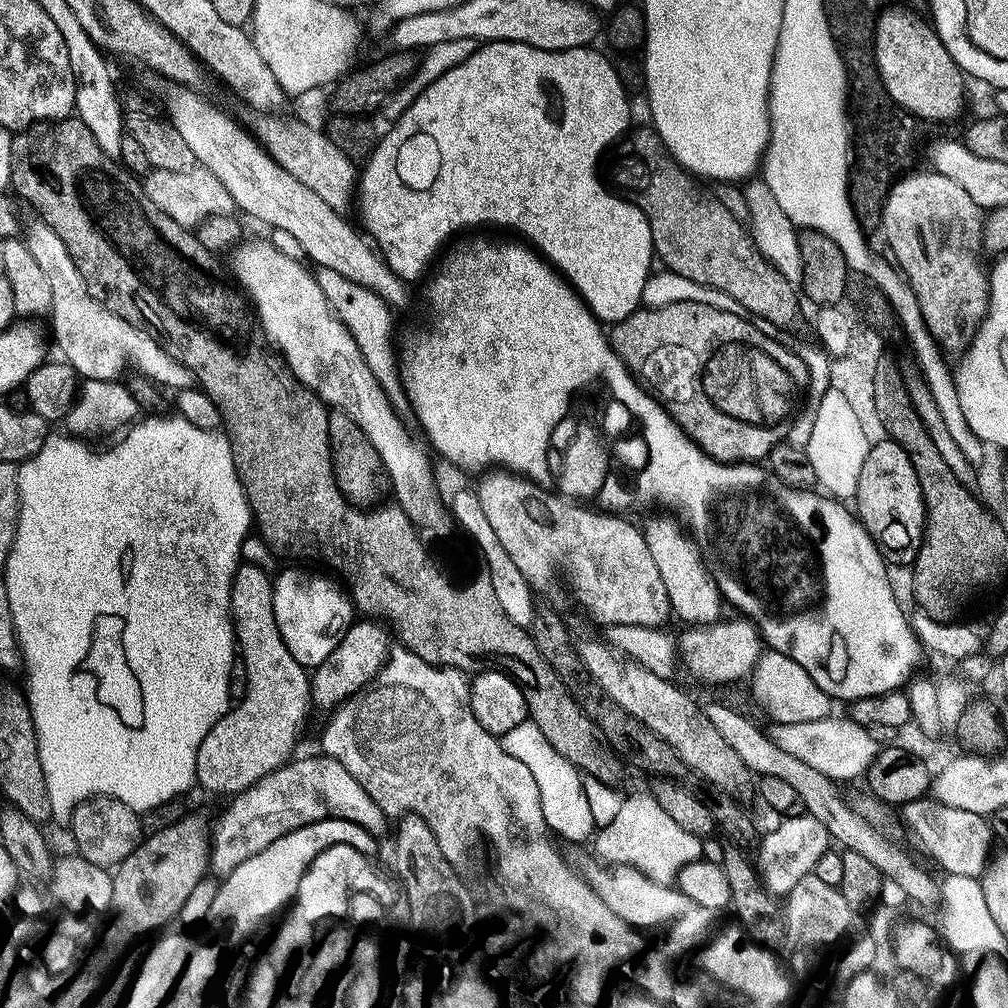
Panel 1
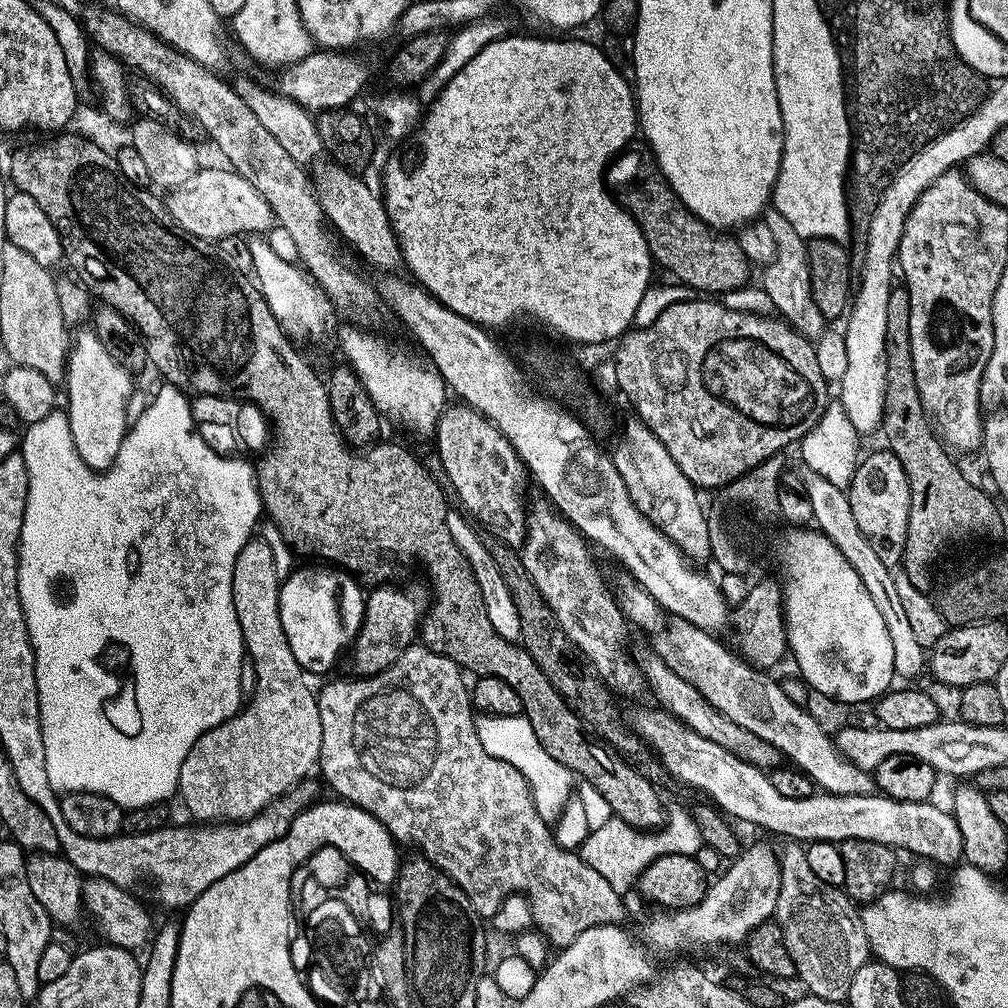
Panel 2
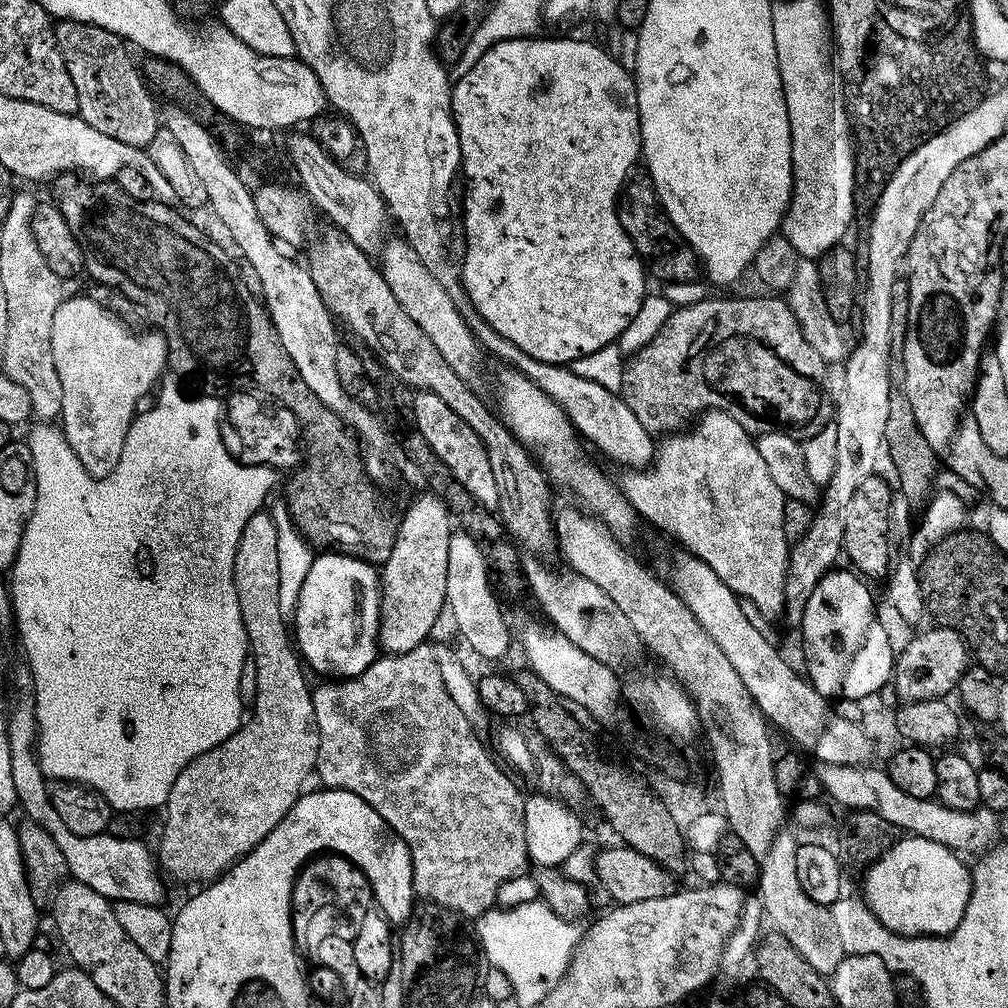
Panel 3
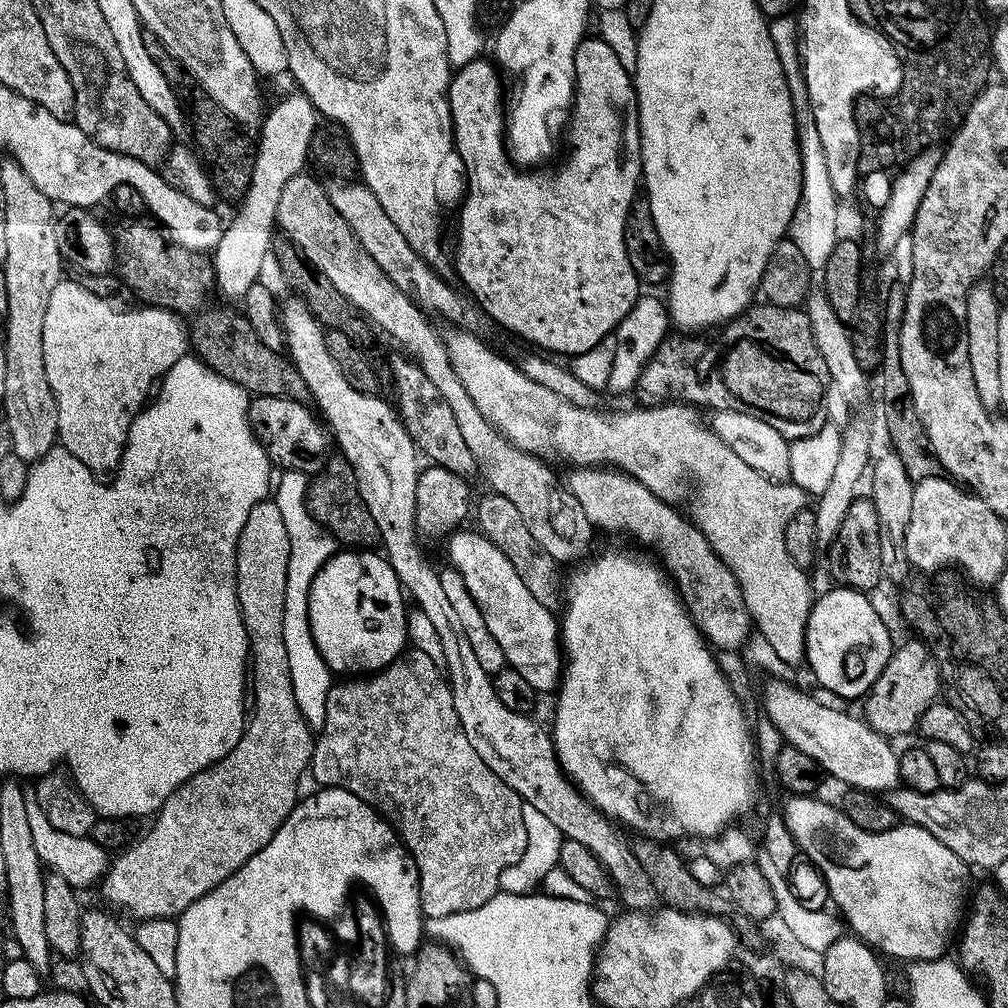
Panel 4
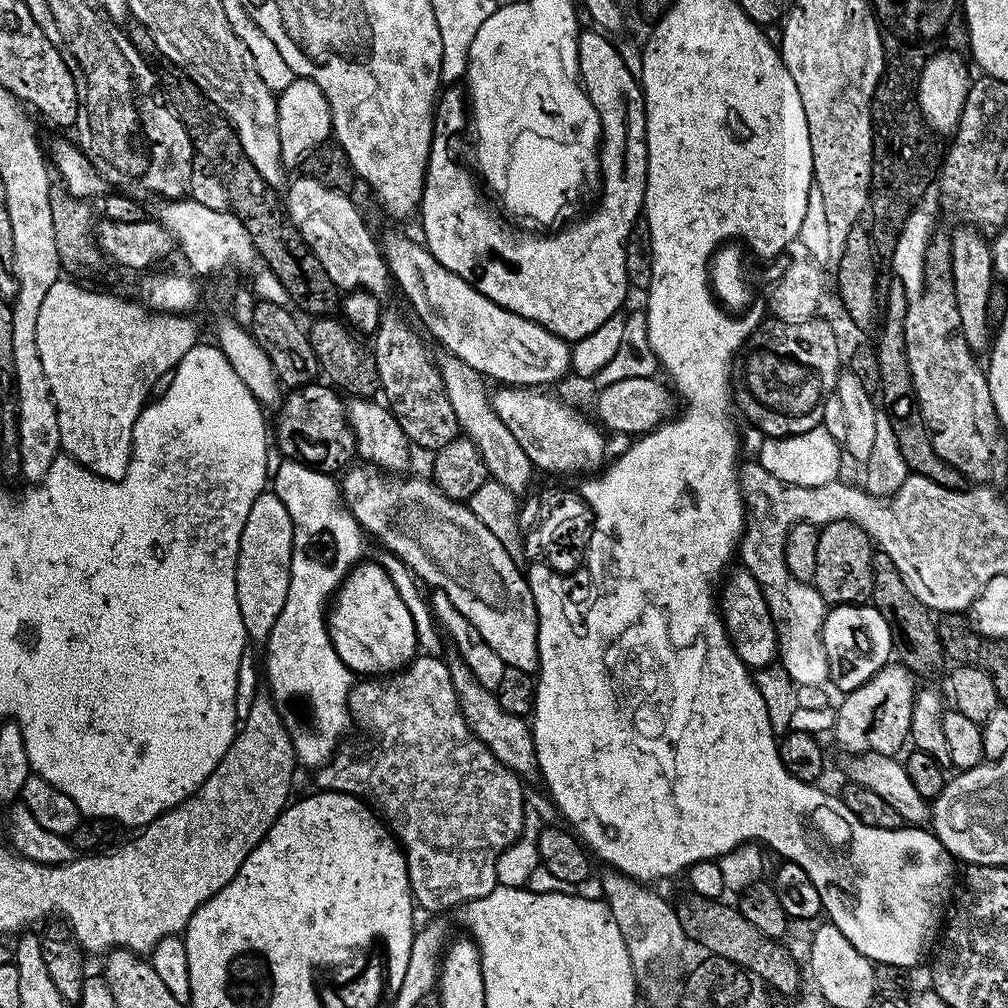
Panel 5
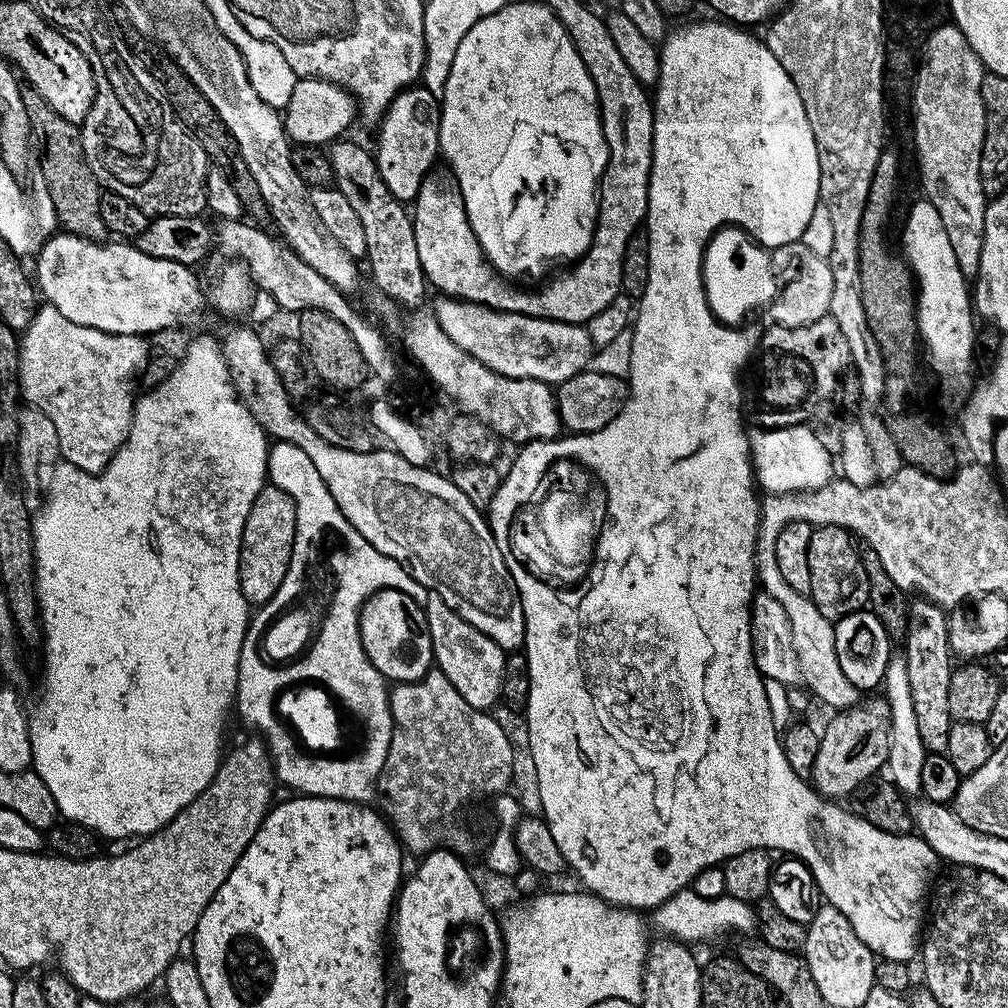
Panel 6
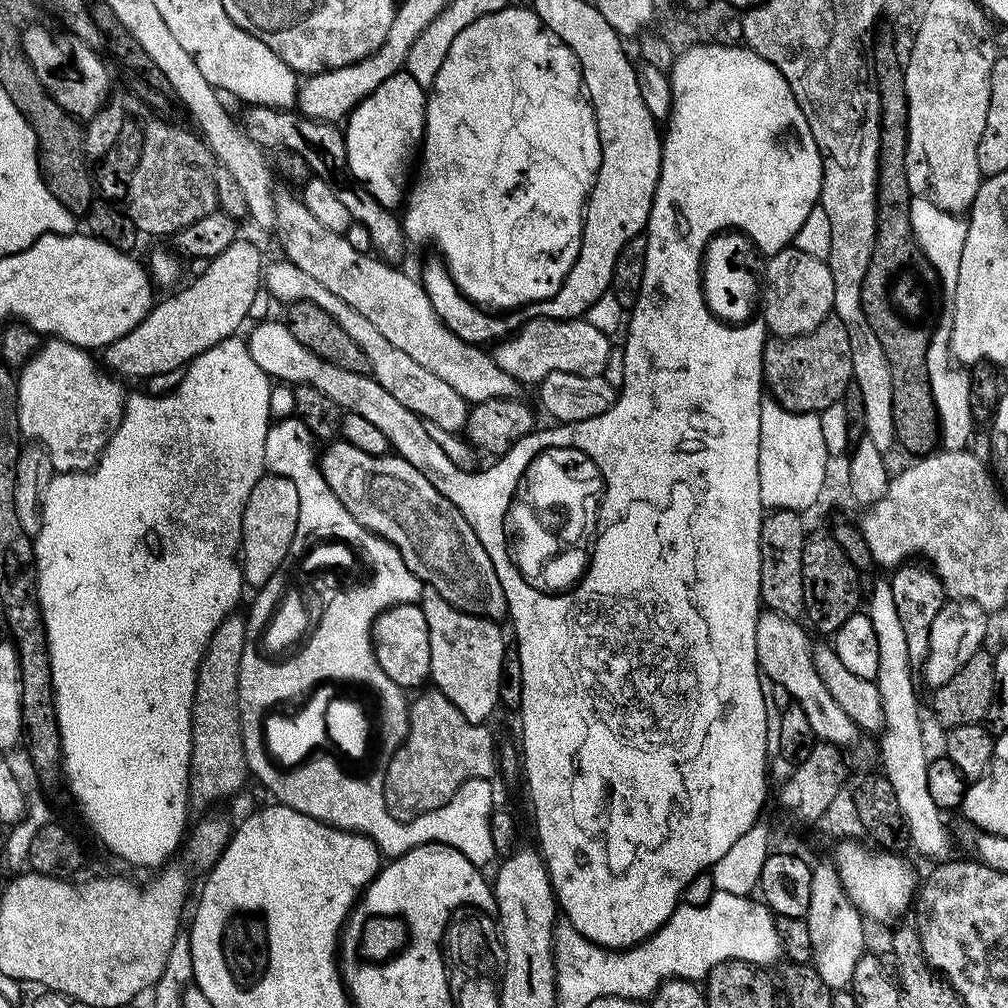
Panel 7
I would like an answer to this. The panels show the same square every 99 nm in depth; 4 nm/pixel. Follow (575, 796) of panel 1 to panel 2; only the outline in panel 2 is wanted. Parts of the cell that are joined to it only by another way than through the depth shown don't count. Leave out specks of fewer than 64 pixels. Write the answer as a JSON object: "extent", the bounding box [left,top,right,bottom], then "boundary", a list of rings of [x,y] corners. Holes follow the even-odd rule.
{"extent":[475,713,574,822],"boundary":[[[479,713],[475,720],[475,732],[491,757],[508,762],[526,778],[535,798],[535,808],[539,816],[546,822],[558,819],[569,797],[573,795],[574,774],[556,758],[550,757],[538,740],[529,720],[522,714],[500,716]]]}

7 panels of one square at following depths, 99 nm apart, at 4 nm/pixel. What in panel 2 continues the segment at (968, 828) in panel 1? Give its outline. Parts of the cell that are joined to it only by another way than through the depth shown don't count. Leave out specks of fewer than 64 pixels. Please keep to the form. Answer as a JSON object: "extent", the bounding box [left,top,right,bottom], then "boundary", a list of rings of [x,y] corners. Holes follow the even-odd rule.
{"extent":[626,706,963,865],"boundary":[[[638,706],[626,716],[627,723],[637,737],[643,739],[645,745],[655,754],[663,766],[665,773],[671,778],[696,788],[708,797],[725,815],[731,819],[738,818],[744,822],[770,830],[774,834],[788,836],[803,842],[824,840],[840,843],[846,839],[866,839],[895,850],[908,850],[920,855],[920,858],[931,860],[933,863],[955,865],[963,857],[963,840],[961,828],[957,824],[955,815],[933,801],[906,802],[891,799],[889,796],[871,792],[866,795],[834,795],[832,793],[814,792],[806,798],[787,798],[779,794],[773,787],[771,777],[760,768],[744,759],[738,758],[730,750],[702,737],[694,730],[690,730],[681,720],[659,706]]]}

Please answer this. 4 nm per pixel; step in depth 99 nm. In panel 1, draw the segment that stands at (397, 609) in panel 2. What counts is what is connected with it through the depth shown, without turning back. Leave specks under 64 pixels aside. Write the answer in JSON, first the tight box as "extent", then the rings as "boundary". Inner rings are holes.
{"extent":[311,618,390,710],"boundary":[[[360,618],[349,624],[338,646],[330,650],[330,658],[323,660],[311,673],[312,704],[315,707],[332,710],[343,704],[349,696],[358,694],[358,690],[365,688],[378,675],[388,658],[388,636],[390,640],[389,629],[372,618]]]}

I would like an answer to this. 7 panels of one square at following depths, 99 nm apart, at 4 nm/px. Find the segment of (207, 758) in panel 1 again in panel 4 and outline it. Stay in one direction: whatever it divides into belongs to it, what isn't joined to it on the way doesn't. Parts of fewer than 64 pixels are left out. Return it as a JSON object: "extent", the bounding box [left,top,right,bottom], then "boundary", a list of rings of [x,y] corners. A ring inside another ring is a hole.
{"extent":[108,498,314,919],"boundary":[[[265,498],[259,500],[254,506],[254,510],[250,510],[250,518],[246,518],[246,526],[242,526],[242,534],[238,538],[238,546],[236,547],[236,593],[238,594],[238,602],[240,603],[240,613],[242,614],[242,622],[244,629],[248,635],[248,651],[250,653],[250,696],[256,699],[256,713],[251,713],[250,719],[245,723],[244,733],[238,742],[238,746],[234,746],[234,750],[230,750],[230,754],[226,754],[226,758],[222,758],[218,762],[214,762],[206,770],[202,770],[198,774],[194,774],[194,778],[190,778],[186,783],[176,791],[173,796],[168,798],[160,807],[160,811],[155,815],[154,821],[157,820],[152,828],[148,829],[137,839],[136,843],[131,844],[124,851],[121,851],[113,859],[108,871],[108,883],[110,882],[110,890],[114,894],[118,894],[126,898],[128,905],[133,906],[138,910],[143,919],[148,918],[176,918],[179,917],[186,909],[190,907],[198,898],[204,896],[210,890],[218,887],[226,878],[230,877],[238,869],[241,868],[254,854],[258,854],[258,850],[262,850],[262,846],[266,846],[266,842],[270,842],[270,838],[274,838],[275,832],[282,826],[282,822],[286,822],[286,818],[292,812],[293,808],[298,803],[298,795],[296,791],[300,788],[300,775],[309,771],[312,763],[312,745],[314,743],[313,729],[308,727],[308,723],[302,718],[302,714],[298,710],[298,702],[294,702],[294,686],[290,682],[290,666],[286,658],[286,642],[282,638],[282,618],[286,610],[286,586],[288,585],[288,563],[290,562],[290,534],[286,534],[286,525],[282,522],[282,510],[278,510],[275,499]]]}

